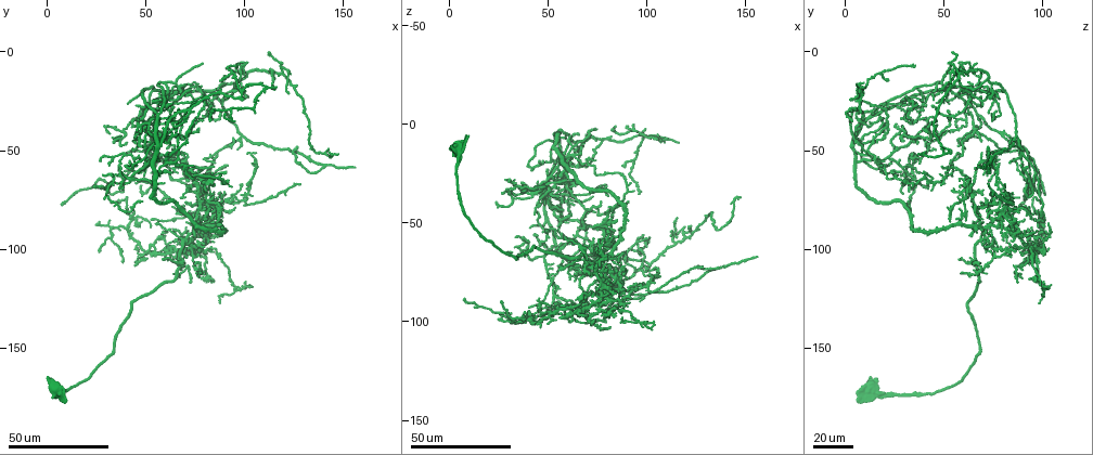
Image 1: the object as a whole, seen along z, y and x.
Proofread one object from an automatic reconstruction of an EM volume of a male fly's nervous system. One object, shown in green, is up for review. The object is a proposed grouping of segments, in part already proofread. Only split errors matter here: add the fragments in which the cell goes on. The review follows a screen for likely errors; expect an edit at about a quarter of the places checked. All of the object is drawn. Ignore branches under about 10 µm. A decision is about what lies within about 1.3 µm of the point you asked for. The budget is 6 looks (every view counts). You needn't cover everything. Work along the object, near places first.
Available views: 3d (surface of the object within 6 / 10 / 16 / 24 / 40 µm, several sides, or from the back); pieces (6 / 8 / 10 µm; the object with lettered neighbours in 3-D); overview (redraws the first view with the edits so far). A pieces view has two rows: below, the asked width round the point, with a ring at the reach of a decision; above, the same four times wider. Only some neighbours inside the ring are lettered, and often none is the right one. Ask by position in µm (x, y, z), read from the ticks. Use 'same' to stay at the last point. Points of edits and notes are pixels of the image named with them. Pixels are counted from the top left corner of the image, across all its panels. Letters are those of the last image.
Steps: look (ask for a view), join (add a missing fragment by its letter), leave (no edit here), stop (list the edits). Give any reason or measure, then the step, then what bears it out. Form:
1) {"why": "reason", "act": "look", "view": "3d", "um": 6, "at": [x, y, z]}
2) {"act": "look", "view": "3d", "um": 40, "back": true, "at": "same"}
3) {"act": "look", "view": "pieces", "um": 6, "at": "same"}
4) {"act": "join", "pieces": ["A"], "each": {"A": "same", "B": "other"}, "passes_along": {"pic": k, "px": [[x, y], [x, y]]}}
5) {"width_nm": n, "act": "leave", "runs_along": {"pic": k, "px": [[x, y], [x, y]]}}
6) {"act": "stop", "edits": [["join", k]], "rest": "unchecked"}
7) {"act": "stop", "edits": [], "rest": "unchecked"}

{"why": "long arm stops here", "act": "look", "view": "3d", "um": 40, "at": [85, 57, 84]}

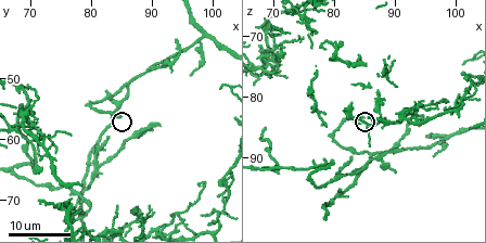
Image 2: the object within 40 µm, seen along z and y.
{"act": "look", "view": "pieces", "um": 8, "at": [85.0, 56.0, 83.5]}

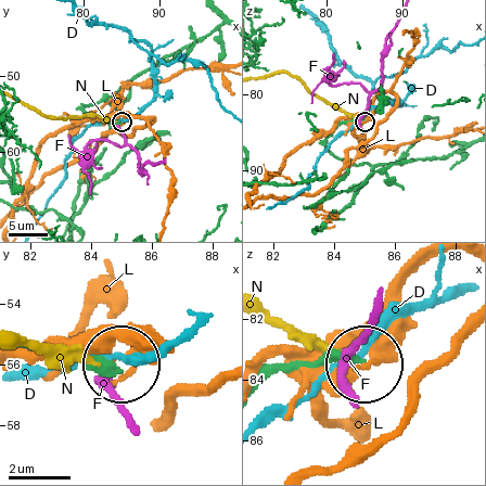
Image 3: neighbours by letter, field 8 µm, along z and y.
{"width_nm": 280, "act": "leave", "each": {"D": "other", "F": "other", "L": "other", "N": "other"}, "runs_along": {"pic": 3, "px": [[263, 381], [324, 362], [361, 362]]}, "found": "none of them fits"}

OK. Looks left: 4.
{"why": "free end", "act": "look", "view": "3d", "um": 40, "at": [85, 75, 75]}

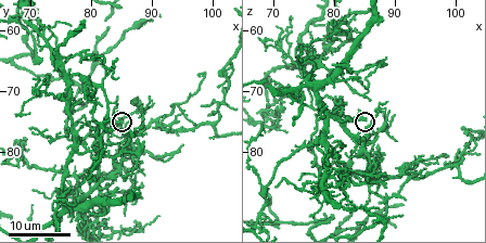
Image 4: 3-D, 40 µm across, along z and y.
{"why": "what lies round it", "act": "look", "view": "pieces", "um": 6, "at": [85.5, 75.0, 74.5]}

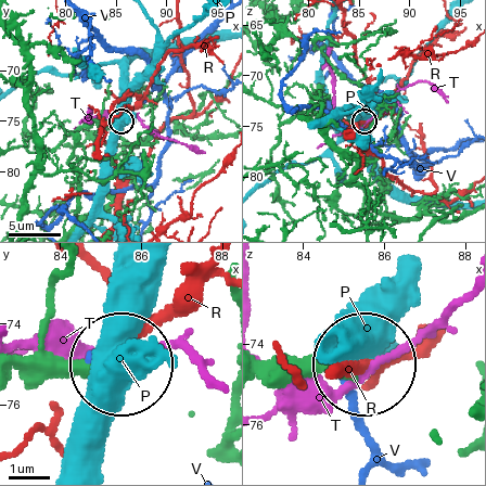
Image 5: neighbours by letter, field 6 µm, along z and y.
{"width_nm": 340, "act": "leave", "each": {"P": "other", "R": "other", "T": "other", "V": "other"}, "found": "none of them fits"}

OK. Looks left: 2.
{"why": "tapers out", "act": "look", "view": "3d", "um": 24, "at": [84.0, 64.5, 63.0]}

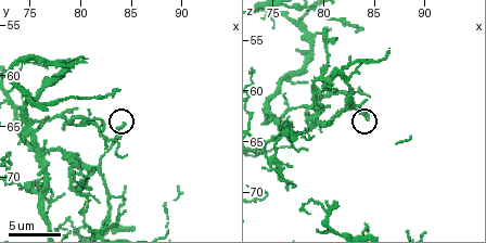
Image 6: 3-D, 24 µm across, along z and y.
{"act": "look", "view": "pieces", "um": 10, "at": [84.4, 64.8, 62.6]}

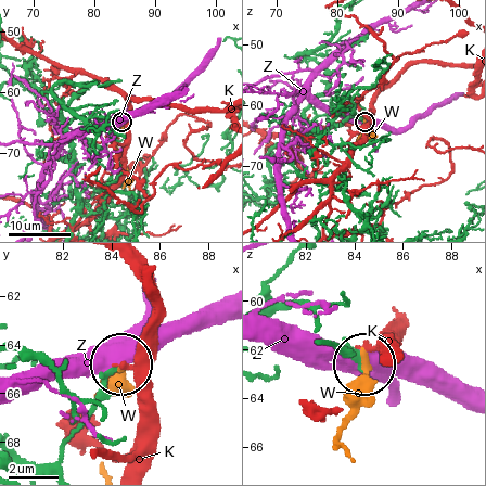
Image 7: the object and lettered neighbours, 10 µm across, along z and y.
{"width_nm": 190, "act": "leave", "each": {"K": "other", "W": "other", "Z": "other"}, "found": "none of them fits"}

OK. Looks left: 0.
{"act": "stop", "edits": [], "rest": "unchecked"}

